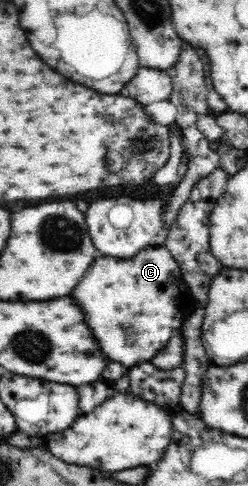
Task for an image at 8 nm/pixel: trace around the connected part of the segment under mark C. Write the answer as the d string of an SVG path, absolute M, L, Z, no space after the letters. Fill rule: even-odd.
M162 245L145 247L130 259L112 259L110 256L96 259L90 271L72 291L72 299L82 307L86 315L86 323L98 341L97 346L105 357L108 357L108 361L116 361L128 369L144 361L151 361L164 346L180 334L184 321L194 315L196 308L192 292L184 281L178 262L170 250ZM126 326L132 326L134 331L138 331L136 339L126 339L126 335L132 334L124 329Z

